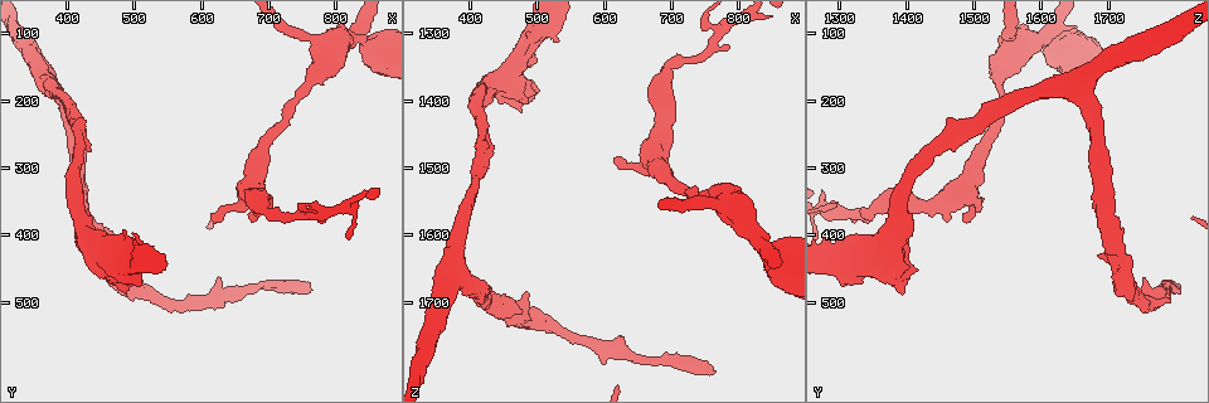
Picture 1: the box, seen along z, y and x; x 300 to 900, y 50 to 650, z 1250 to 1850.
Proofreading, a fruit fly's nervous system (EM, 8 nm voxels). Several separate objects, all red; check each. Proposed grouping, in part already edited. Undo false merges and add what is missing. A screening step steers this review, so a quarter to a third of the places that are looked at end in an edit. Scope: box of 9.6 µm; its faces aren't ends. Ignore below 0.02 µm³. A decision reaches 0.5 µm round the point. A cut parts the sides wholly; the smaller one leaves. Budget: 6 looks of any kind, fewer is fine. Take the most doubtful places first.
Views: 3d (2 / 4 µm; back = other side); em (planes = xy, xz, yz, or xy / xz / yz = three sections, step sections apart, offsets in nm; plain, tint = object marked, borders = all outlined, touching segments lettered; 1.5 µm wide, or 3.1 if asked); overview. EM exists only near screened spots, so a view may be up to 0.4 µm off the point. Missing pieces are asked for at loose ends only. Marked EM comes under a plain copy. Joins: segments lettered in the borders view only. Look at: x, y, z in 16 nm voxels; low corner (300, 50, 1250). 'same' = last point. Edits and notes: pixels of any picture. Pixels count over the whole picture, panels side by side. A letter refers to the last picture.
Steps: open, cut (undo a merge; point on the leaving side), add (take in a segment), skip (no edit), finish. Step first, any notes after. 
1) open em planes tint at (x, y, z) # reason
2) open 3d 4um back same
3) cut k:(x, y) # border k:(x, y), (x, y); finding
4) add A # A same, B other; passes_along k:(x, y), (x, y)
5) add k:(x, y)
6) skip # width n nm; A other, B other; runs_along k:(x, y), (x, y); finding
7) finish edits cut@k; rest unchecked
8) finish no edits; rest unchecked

open 3d 4um at (760, 480, 1800) # branch stops here

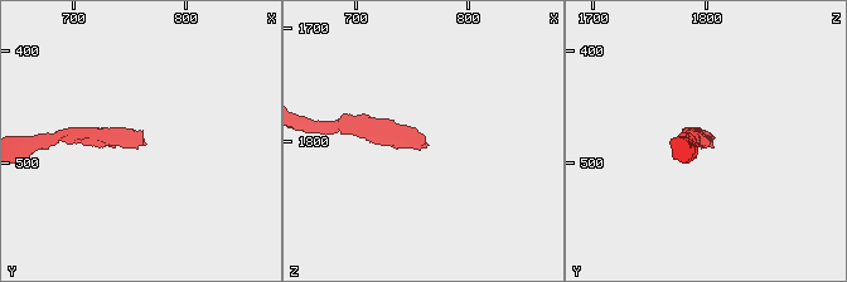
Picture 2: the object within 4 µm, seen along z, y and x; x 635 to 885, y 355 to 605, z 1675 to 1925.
open em xy step 8 borders at (762, 484, 1802) # shape alone is not enough

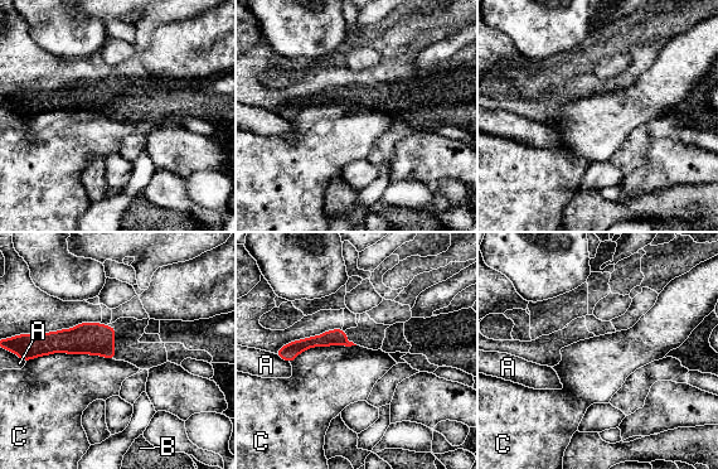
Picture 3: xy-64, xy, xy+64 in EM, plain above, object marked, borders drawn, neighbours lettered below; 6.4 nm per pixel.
skip # longest_contact C 550 nm; A other, B other, C other; runs_along 3:(343, 335), (309, 342), (282, 353); no lettered segment goes on from it

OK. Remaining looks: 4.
open em xz step 8 borders at (490, 445, 1315) # branch point

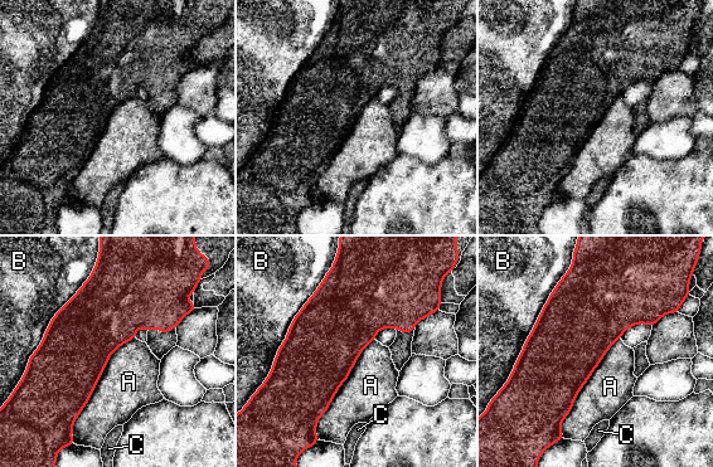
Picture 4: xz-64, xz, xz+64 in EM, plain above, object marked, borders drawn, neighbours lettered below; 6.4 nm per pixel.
skip # A other, B other, C other; border 4:(135, 337), (110, 356), (72, 439); continuous, no second cell

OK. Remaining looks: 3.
open em planes borders at (420, 230, 1460) # branch stops here

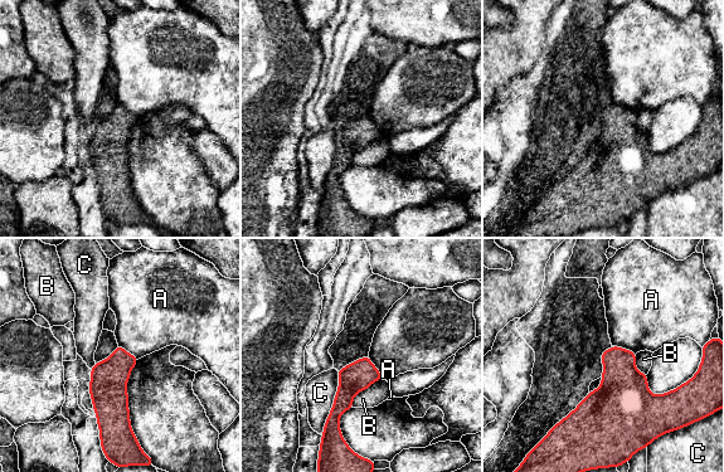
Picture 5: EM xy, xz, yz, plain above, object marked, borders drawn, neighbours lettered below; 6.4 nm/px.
skip # width 190 nm; A other, B other, C other; border 5:(613, 345), (628, 349), (635, 354); none of them fits

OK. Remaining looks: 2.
finish no edits; rest unchecked

